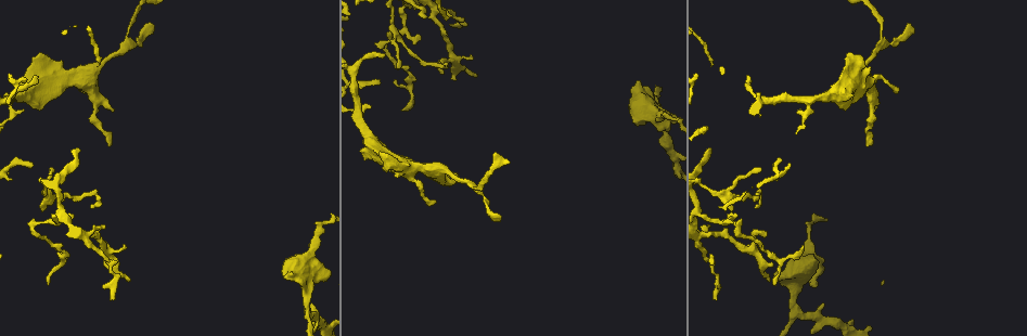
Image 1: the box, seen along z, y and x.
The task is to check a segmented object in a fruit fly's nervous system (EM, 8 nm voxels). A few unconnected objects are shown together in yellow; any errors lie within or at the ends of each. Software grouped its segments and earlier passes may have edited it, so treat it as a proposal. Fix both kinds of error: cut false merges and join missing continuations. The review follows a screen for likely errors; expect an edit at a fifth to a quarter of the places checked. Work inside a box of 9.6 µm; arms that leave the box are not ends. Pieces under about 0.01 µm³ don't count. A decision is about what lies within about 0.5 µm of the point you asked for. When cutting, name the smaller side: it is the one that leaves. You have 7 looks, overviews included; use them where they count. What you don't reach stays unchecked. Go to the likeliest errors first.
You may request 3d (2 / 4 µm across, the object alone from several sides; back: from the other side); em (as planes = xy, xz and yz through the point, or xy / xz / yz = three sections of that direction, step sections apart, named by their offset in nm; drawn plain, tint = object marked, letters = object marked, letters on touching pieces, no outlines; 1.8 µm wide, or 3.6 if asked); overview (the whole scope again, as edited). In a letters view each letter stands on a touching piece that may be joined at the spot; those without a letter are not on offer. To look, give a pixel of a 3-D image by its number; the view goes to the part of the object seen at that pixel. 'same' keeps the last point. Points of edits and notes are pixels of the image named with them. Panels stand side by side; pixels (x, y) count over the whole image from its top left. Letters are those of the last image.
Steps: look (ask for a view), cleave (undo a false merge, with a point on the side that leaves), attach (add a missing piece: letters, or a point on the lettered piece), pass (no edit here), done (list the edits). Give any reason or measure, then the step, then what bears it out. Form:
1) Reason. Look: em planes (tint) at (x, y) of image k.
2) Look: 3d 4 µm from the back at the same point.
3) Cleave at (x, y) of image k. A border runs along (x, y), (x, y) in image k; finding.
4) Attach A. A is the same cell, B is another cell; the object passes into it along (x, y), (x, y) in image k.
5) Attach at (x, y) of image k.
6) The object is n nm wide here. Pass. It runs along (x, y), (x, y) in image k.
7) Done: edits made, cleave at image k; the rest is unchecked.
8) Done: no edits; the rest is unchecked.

Sharp bend. Look: 3d 2 µm at (736, 227) of image 1.

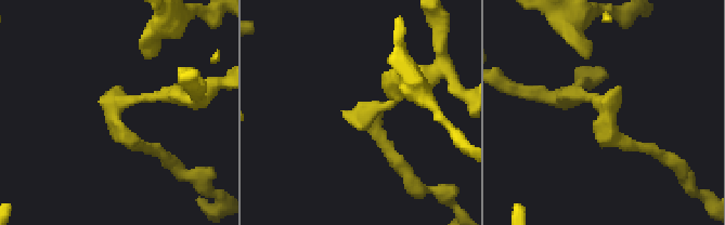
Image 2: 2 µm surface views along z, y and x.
Shape alone is not enough. Look: em planes (letters) at (605, 110) of image 2.

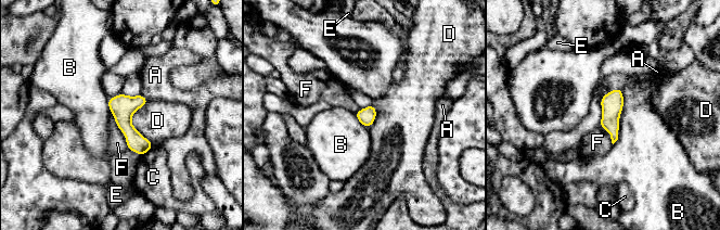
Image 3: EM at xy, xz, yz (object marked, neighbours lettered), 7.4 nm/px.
The object is 130 nm wide here. Pass. A, B, C, D, E and F are other cells; all the same neuron.

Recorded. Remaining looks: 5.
An open end. Look: 3d 4 µm at (111, 110) of image 1.

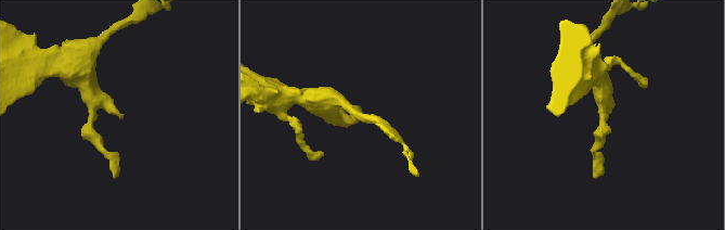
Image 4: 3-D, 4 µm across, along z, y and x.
Look: em xy step 4 (tint) at (121, 117) of image 4.

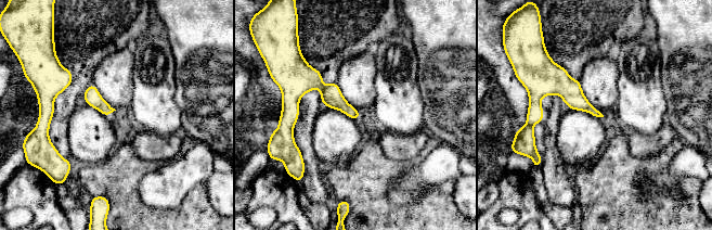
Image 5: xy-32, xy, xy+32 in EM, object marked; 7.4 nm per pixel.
Look: em planes (letters) at the same point.

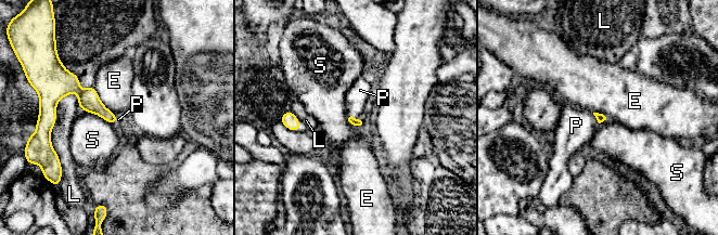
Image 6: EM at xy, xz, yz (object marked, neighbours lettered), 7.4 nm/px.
Attach P. P is the same cell, E, L and S are other cells; the object passes into it along (353, 120), (357, 119), (360, 90) in image 6; the neuron continues.

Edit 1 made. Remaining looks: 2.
Sudden change in width. Look: 3d 4 µm at (318, 230) of image 1.

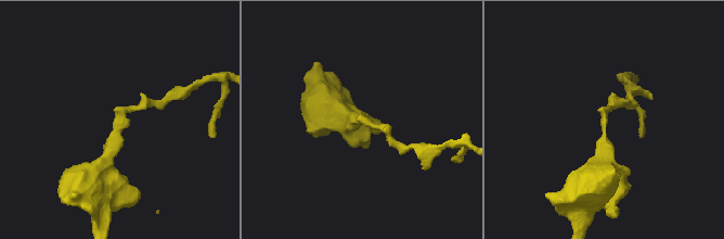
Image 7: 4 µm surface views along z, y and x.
Need the tissue. Look: em planes (letters) at (360, 120) of image 7.

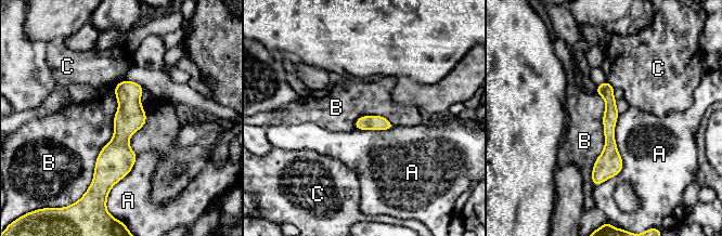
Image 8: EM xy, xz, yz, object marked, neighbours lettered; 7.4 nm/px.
Pass. A, B and C are other cells; a border runs along (596, 91), (604, 148), (593, 186) in image 8; continuous, no second neuron.

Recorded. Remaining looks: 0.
Done: edits made, attach at image 6; the rest is unchecked.

